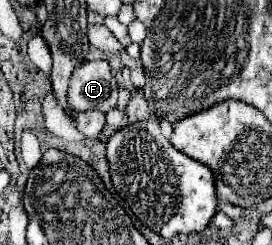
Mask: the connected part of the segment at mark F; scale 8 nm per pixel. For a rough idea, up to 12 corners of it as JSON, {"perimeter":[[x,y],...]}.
{"perimeter":[[106,60],[74,68],[74,112],[112,110],[118,82]]}

